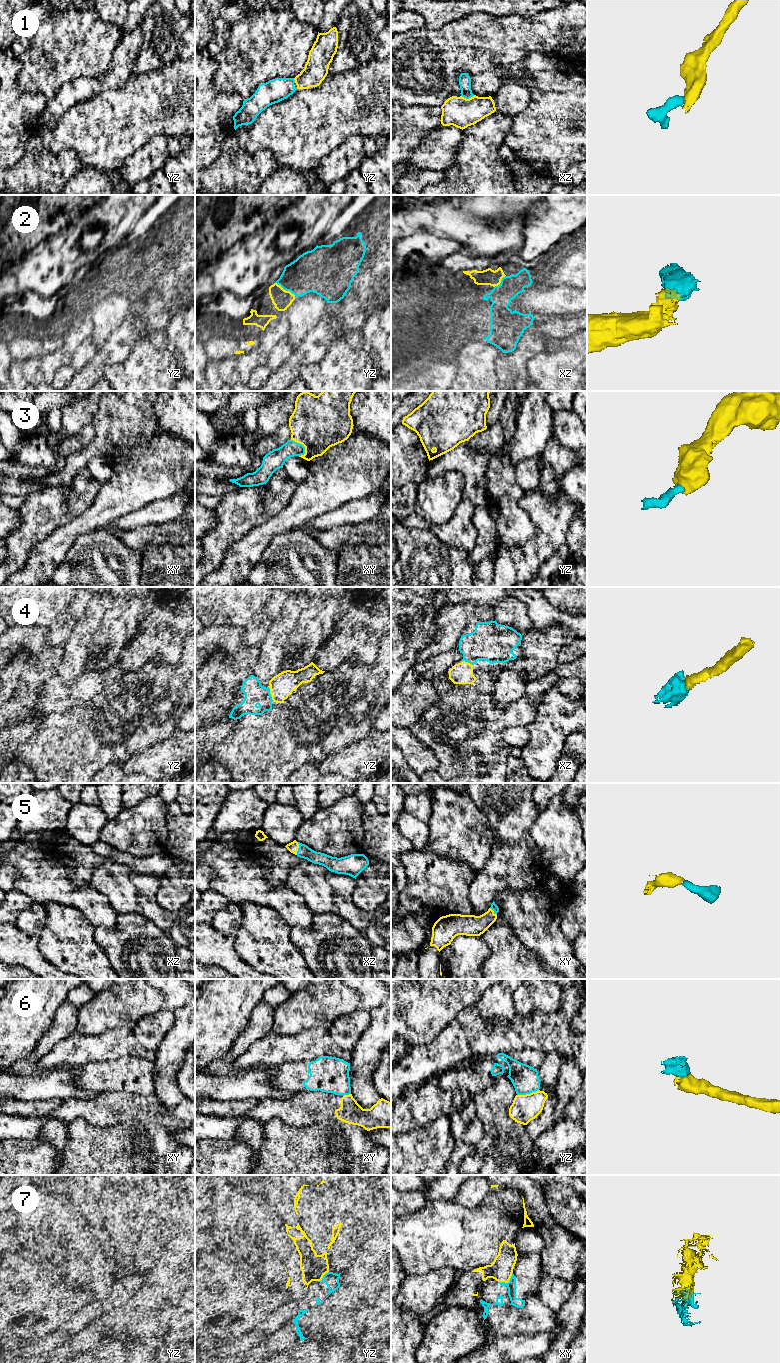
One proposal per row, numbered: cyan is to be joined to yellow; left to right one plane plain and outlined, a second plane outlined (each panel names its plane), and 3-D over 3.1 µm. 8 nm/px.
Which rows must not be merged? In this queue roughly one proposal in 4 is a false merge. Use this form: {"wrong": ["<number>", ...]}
{"wrong": ["6", "7"]}

